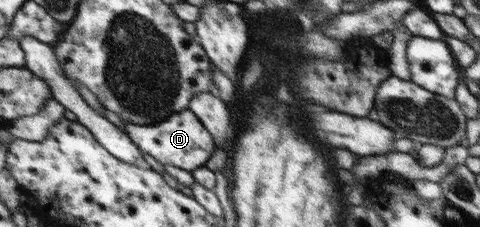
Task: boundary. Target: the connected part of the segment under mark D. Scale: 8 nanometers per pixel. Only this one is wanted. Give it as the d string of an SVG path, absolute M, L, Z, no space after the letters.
M184 109L153 125L137 125L126 120L124 122L127 125L127 133L135 143L159 164L175 166L192 173L195 169L205 166L215 151L210 132L202 120L189 109Z

